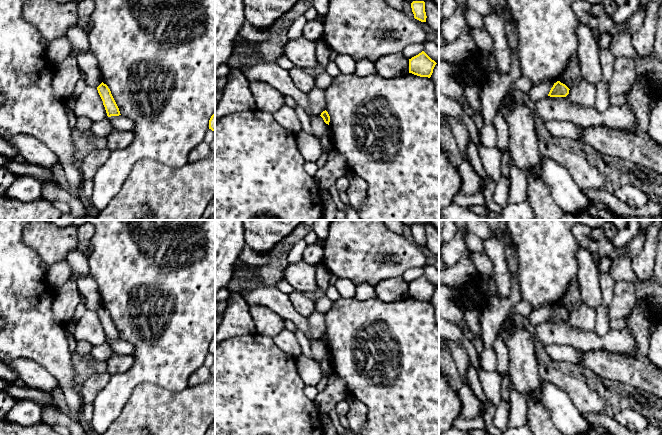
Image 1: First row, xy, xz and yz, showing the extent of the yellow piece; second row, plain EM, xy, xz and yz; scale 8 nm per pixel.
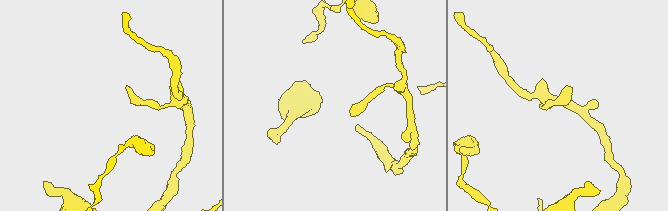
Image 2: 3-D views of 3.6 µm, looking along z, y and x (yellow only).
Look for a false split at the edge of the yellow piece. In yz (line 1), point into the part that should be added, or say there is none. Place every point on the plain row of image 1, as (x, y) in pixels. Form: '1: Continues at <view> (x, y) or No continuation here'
1: No continuation here

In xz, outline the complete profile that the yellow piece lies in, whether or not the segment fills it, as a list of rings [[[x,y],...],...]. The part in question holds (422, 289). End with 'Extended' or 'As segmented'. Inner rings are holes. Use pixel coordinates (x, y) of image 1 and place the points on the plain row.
[[[424,275],[409,283],[409,297],[430,302],[437,287]]]. As segmented

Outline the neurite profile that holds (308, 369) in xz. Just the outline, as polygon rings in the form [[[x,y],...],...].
[[[302,354],[295,360],[298,375],[305,386],[316,386],[323,377],[319,362]]]

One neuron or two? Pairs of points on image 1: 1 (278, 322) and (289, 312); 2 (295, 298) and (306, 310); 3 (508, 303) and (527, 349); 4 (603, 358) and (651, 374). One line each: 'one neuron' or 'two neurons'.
1: two neurons
2: one neuron
3: two neurons
4: one neuron

